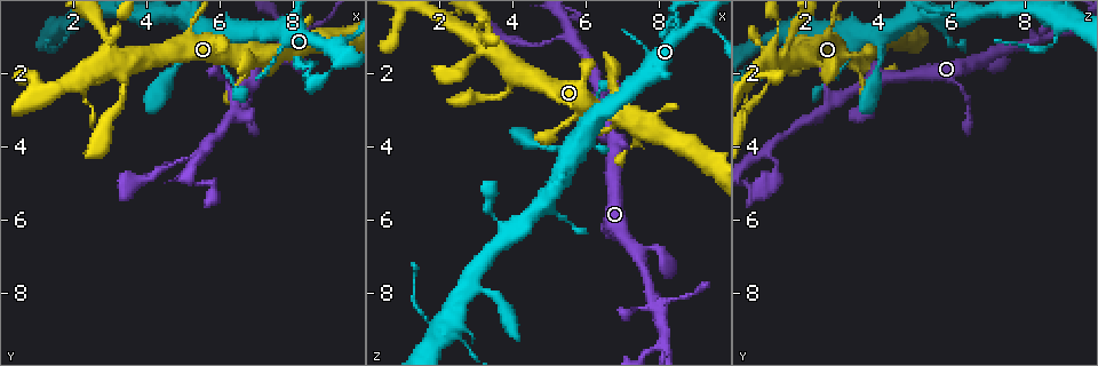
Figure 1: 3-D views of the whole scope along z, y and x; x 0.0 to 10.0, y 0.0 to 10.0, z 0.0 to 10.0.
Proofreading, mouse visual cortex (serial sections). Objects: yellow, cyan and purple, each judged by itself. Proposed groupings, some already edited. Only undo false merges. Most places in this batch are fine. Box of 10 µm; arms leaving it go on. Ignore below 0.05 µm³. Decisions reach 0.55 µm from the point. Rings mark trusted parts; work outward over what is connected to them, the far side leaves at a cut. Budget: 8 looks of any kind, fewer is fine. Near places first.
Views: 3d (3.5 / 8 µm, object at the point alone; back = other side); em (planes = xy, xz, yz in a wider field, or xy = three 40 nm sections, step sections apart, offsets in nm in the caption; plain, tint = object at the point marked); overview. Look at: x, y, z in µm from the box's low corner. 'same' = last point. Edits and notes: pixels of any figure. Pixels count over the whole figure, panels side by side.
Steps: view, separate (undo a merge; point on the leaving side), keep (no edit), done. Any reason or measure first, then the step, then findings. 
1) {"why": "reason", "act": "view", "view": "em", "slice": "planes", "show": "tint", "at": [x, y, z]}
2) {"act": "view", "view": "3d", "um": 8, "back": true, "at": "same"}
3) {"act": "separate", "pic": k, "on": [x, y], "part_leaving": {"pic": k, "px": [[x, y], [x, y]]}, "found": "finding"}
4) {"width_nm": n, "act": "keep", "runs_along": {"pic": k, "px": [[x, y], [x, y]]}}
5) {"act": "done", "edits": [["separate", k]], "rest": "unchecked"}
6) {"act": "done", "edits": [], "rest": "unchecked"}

{"why": "sharp bend", "act": "view", "view": "3d", "um": 3.5, "at": [6.10, 0.90, 3.40]}

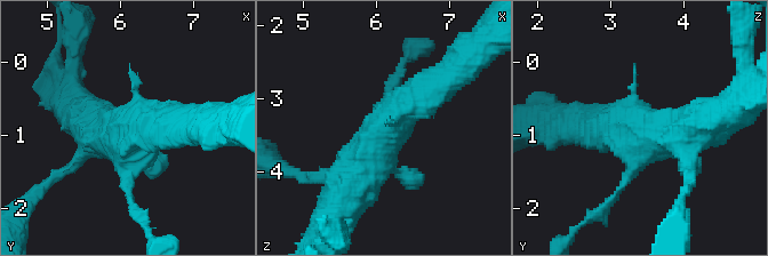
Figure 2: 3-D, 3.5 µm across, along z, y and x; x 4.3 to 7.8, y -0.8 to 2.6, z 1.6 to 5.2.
{"arms": 4, "arm_widths_nm": [100, 200, 400, 600], "act": "view", "view": "em", "slice": "xy", "step": 1, "show": "tint", "at": [6.20, 0.95, 3.35]}

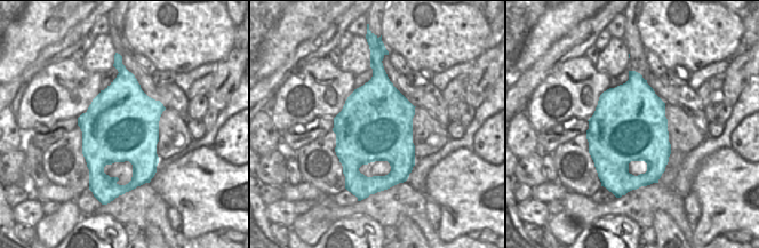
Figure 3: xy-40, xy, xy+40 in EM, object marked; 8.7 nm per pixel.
{"act": "keep", "runs_along": {"pic": 2, "px": [[462, 64], [396, 114], [360, 173]]}, "found": "one cell here"}

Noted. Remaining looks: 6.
{"why": "branch point", "act": "view", "view": "3d", "um": 3.5, "at": [5.75, 3.90, 1.10]}

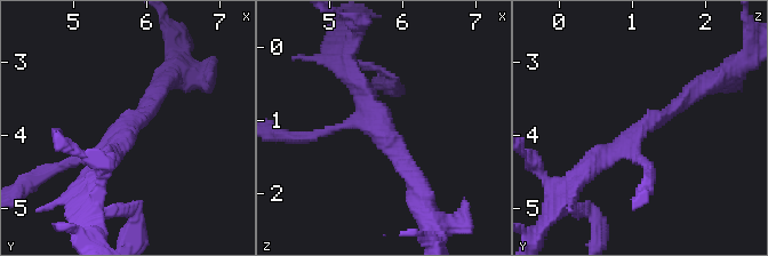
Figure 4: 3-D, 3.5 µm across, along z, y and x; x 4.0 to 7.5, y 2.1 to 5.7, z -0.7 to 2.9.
{"why": "shape alone is not enough", "act": "view", "view": "em", "slice": "xy", "step": 5, "show": "tint", "at": [5.70, 3.90, 1.10]}

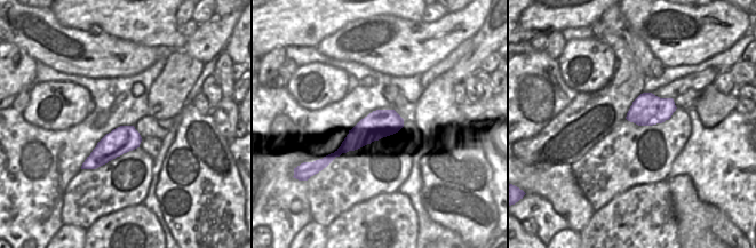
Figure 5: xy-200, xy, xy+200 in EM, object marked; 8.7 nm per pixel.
{"act": "keep", "runs_along": {"pic": 4, "px": [[158, 89], [105, 150], [66, 164]]}, "found": "one cell here"}

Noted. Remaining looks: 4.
{"why": "abrupt turn", "act": "view", "view": "em", "slice": "xy", "step": 5, "show": "tint", "at": [3.10, 1.75, 1.15]}

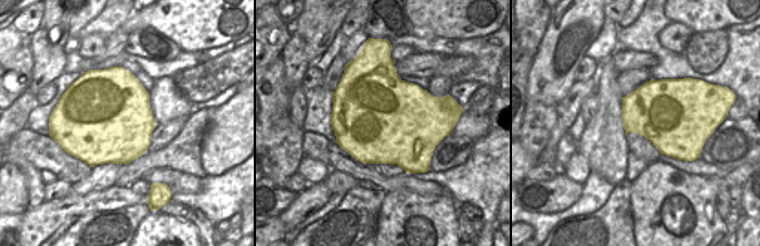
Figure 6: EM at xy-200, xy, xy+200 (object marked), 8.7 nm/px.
{"act": "view", "view": "3d", "um": 3.5, "at": "same"}

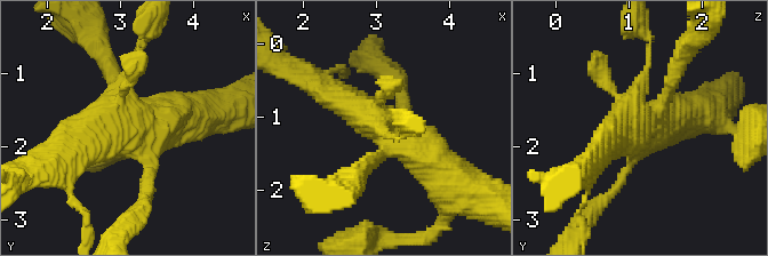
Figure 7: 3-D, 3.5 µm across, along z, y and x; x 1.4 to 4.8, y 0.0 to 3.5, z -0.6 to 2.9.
{"act": "keep", "runs_along": {"pic": 7, "px": [[464, 189], [393, 129], [341, 101]]}, "found": "one cell here"}

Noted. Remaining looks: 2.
{"act": "done", "edits": [], "rest": "unchecked"}

